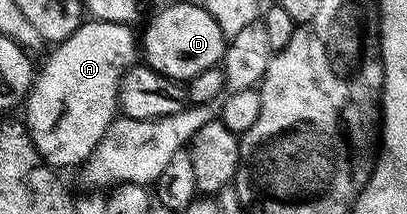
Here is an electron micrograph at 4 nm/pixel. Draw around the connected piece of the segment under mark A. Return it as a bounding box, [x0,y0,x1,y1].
[22,20,138,168]

